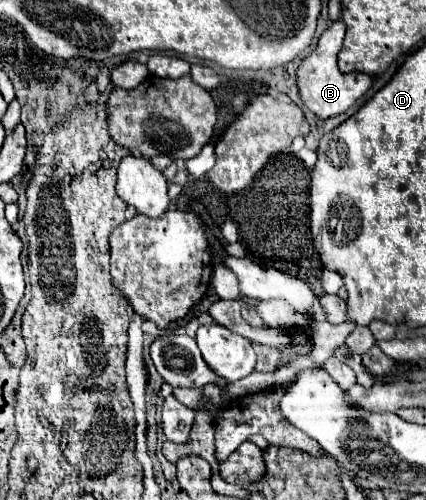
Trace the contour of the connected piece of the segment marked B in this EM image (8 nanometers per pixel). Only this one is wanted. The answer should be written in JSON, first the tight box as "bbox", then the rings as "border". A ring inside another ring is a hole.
{"bbox":[298,20,372,118],"border":[[[336,20],[334,24],[330,24],[324,34],[318,40],[316,50],[302,60],[300,68],[298,68],[298,88],[300,88],[300,96],[304,100],[304,104],[320,118],[330,118],[336,114],[346,112],[362,94],[366,94],[366,90],[372,86],[372,78],[364,72],[350,72],[350,74],[342,74],[338,70],[336,58],[338,52],[342,48],[342,40],[344,40],[344,32],[346,32],[346,24],[342,20]]]}

